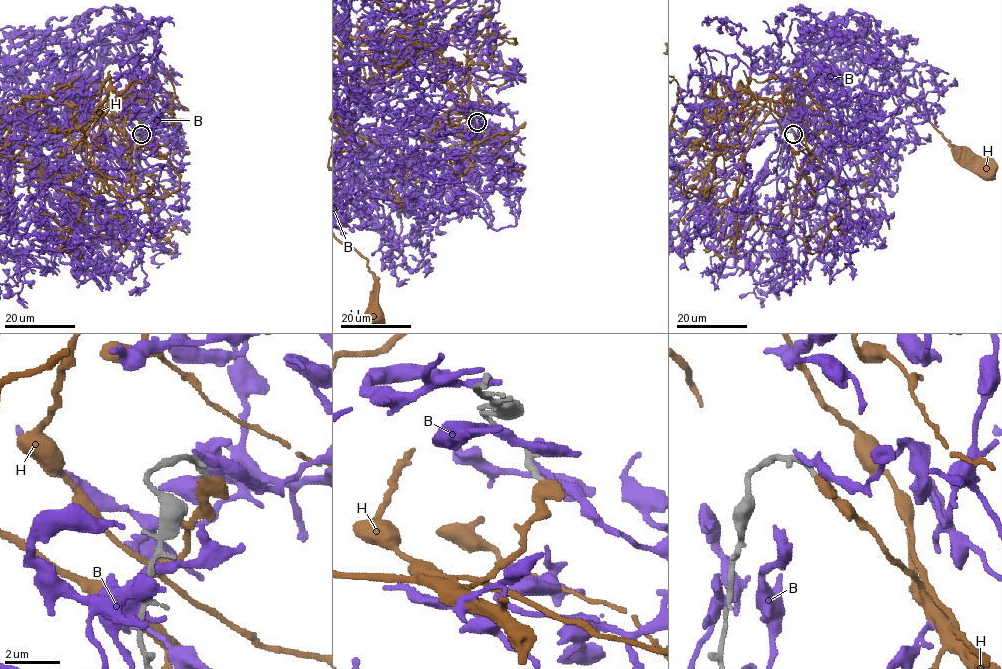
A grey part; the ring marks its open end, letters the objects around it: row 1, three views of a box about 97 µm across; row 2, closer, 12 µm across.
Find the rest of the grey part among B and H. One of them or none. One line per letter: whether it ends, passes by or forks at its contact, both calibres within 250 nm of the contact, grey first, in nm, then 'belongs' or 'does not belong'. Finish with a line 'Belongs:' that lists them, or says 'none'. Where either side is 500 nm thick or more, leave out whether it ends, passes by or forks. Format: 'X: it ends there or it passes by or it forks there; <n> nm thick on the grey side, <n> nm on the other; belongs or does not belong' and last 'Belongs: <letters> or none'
B: it ends there; 320 nm thick on the grey side, 240 nm on the other; does not belong
H: 200 nm thick on the grey side, 550 nm on the other; belongs
Belongs: H

